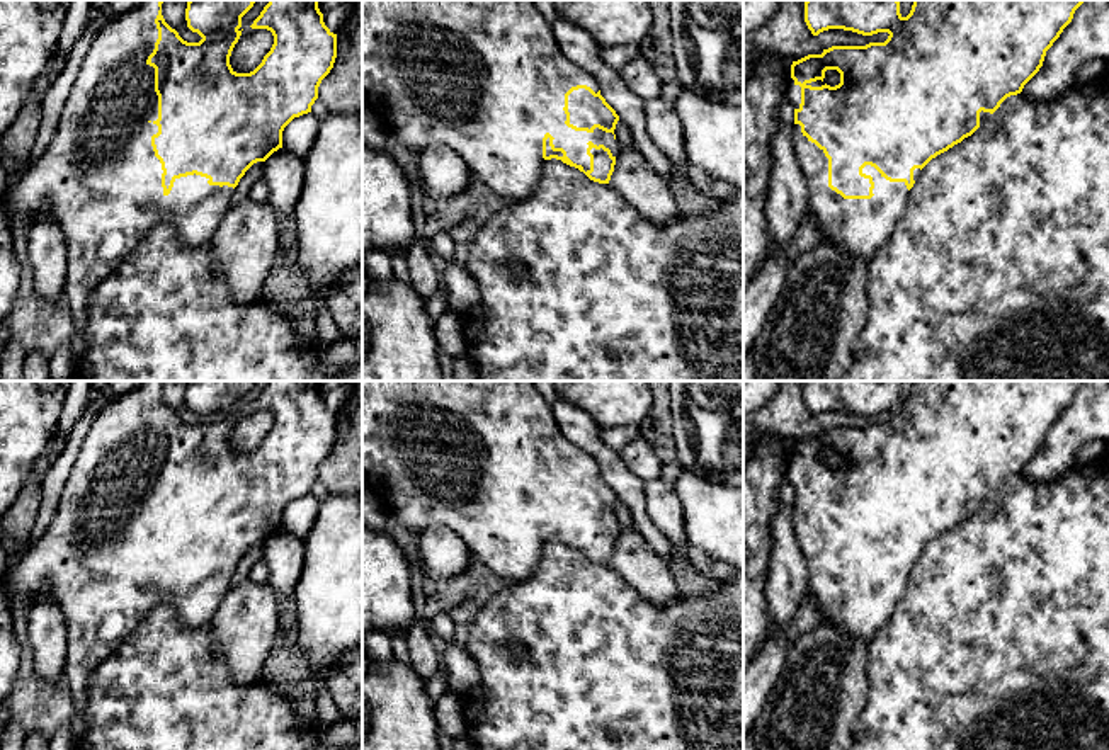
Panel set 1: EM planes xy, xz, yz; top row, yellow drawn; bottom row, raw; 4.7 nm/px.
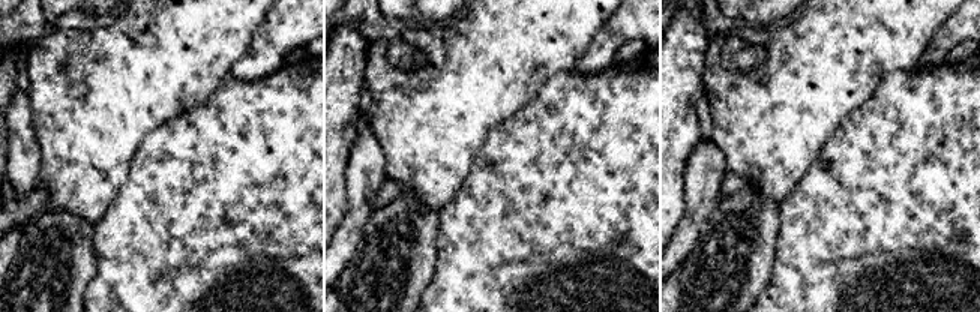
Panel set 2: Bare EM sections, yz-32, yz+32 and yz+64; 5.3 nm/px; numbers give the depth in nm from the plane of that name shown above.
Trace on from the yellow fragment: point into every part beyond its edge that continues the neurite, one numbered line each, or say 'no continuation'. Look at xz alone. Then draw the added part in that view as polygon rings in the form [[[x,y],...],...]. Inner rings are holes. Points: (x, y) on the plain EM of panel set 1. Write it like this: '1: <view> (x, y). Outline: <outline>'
1: xz (487, 460). Outline: [[[362,381],[362,476],[371,483],[371,486],[383,493],[390,514],[415,532],[437,526],[447,527],[464,541],[475,560],[510,583],[524,582],[539,563],[544,543],[543,519],[546,514],[554,519],[554,529],[563,529],[566,537],[573,544],[582,546],[585,553],[590,551],[590,537],[587,536],[589,522],[597,527],[604,526],[611,531],[612,537],[617,537],[623,531],[612,514],[606,514],[599,509],[592,514],[575,512],[565,505],[565,474],[577,466],[587,466],[595,474],[599,473],[595,457],[573,446],[563,435],[554,420],[551,403],[539,395],[534,381]]]

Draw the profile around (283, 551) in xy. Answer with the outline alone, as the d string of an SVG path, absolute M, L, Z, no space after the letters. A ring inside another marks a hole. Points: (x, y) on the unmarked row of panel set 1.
M279 529L264 543L264 560L269 570L267 585L281 602L293 595L304 566L304 539Z

